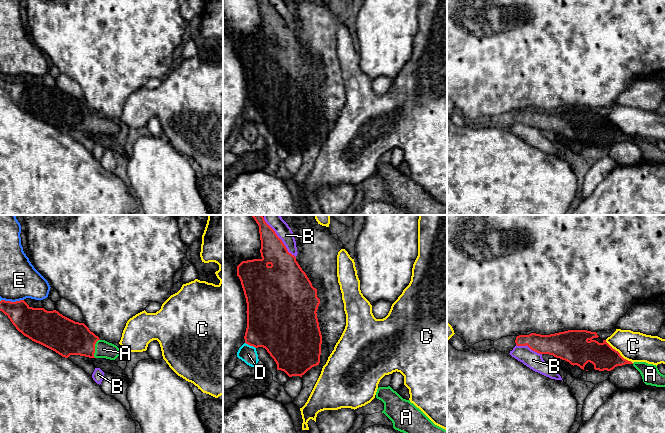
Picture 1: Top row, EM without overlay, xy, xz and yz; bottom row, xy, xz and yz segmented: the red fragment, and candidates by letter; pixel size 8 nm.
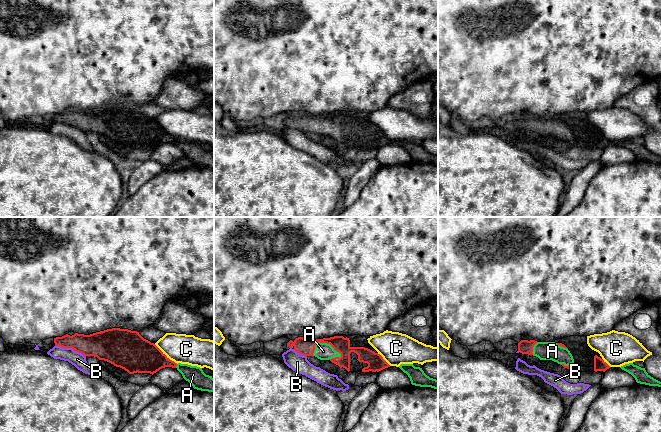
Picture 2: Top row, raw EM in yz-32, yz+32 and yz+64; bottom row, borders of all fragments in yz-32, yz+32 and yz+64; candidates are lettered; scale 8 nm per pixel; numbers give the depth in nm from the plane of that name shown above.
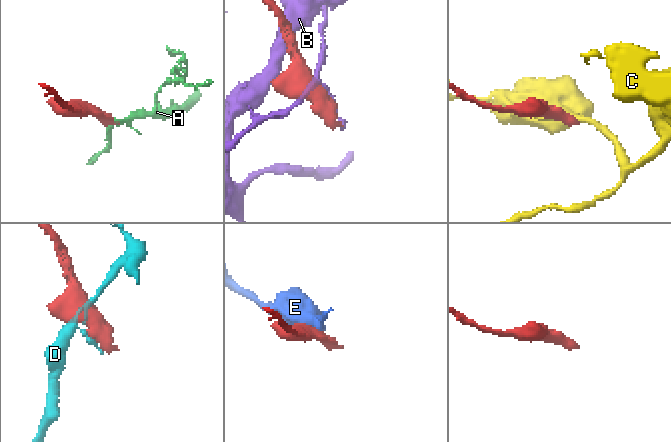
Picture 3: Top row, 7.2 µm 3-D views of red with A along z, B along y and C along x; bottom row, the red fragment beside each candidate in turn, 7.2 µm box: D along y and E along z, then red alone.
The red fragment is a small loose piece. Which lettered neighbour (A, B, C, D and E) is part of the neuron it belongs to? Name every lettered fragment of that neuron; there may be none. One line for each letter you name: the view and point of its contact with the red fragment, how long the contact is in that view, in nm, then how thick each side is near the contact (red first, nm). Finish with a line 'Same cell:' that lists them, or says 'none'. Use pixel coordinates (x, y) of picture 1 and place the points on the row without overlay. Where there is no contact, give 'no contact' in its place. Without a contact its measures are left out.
A: contact xy (94, 124); length 160 nm; calibres 300 and 140 nm
Same cell: A

